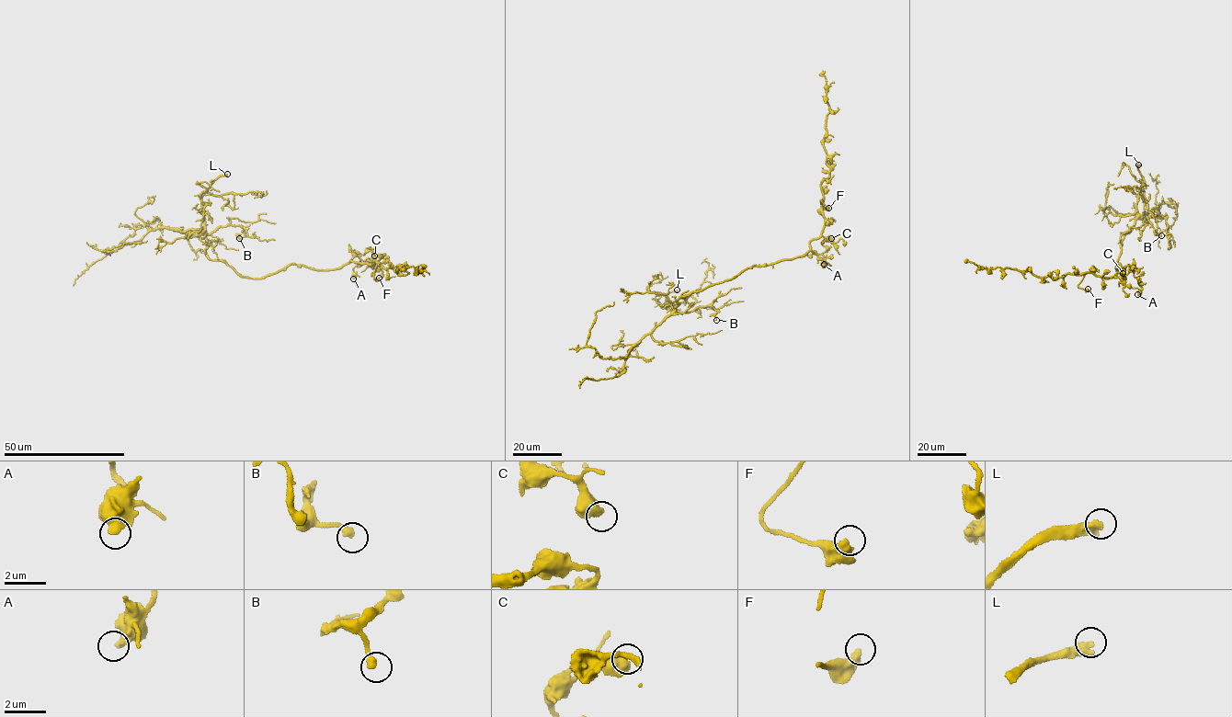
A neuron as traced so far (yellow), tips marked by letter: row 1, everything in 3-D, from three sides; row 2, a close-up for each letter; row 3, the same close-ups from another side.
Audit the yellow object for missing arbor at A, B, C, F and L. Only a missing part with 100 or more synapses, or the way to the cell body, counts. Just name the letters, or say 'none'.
L

